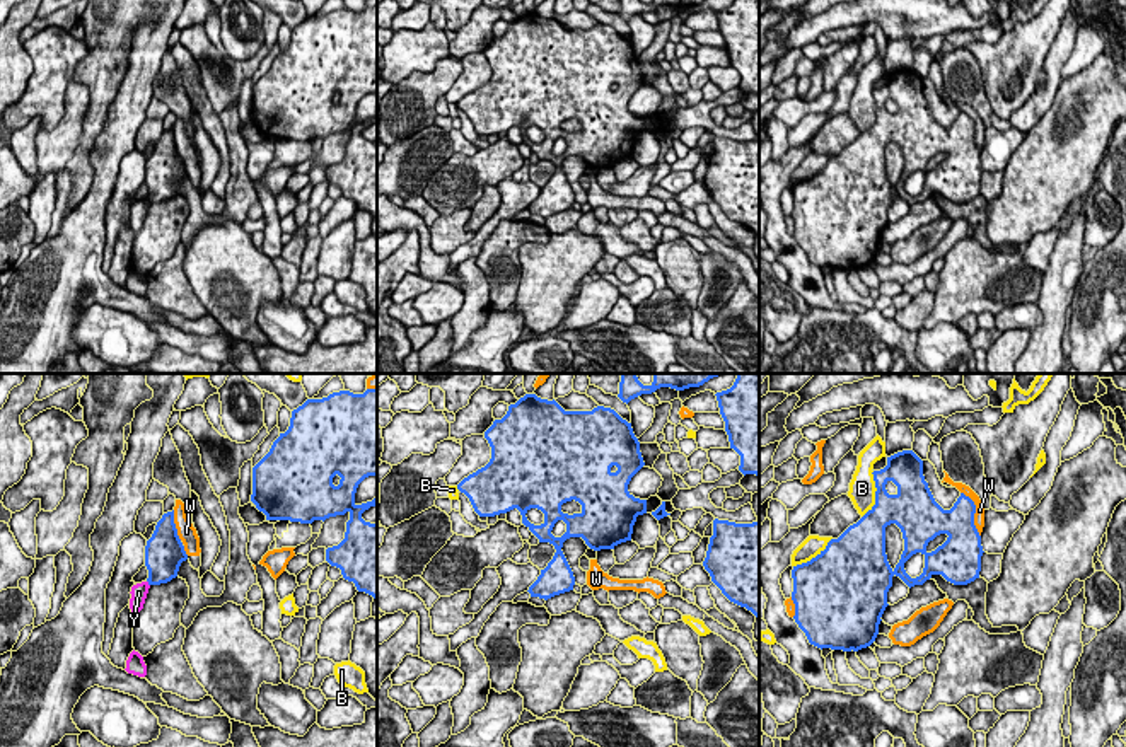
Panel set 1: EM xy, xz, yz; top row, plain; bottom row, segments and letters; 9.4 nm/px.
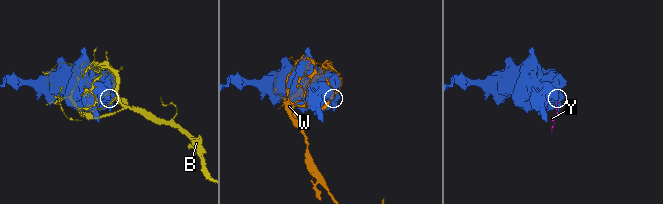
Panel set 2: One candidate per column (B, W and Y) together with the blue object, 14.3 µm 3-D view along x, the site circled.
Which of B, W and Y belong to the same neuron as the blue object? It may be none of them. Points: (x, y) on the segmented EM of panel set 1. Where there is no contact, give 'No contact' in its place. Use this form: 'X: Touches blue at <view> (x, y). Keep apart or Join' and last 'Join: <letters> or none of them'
B: Touches blue at yz (876, 495). Keep apart
W: Touches blue at yz (975, 512). Keep apart
Y: Touches blue at xy (149, 584). Keep apart
Join: none of them

